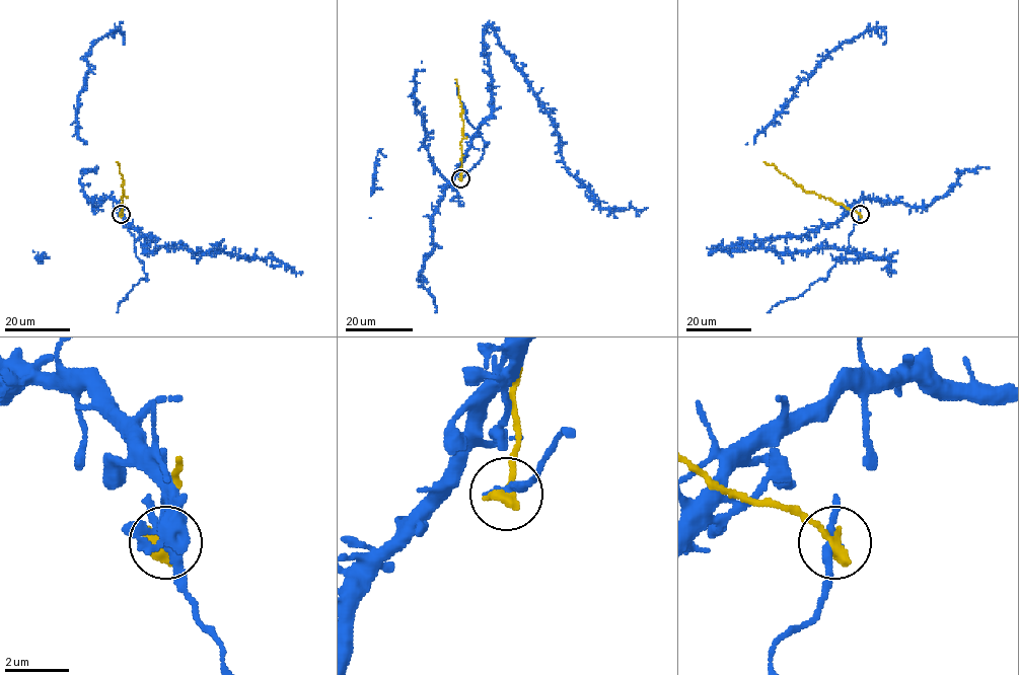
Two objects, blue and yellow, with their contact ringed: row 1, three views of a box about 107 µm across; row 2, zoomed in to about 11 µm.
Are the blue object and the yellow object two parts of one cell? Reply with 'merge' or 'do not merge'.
do not merge

